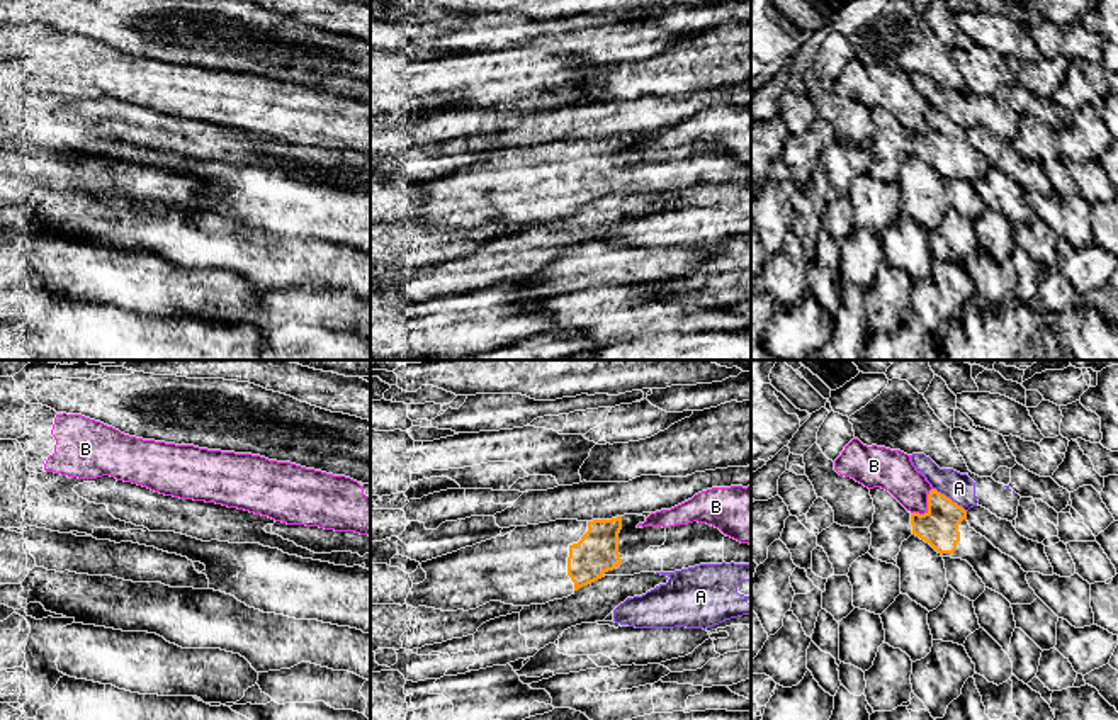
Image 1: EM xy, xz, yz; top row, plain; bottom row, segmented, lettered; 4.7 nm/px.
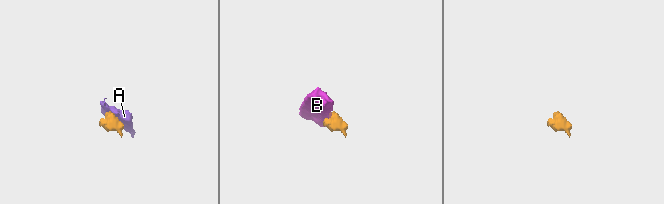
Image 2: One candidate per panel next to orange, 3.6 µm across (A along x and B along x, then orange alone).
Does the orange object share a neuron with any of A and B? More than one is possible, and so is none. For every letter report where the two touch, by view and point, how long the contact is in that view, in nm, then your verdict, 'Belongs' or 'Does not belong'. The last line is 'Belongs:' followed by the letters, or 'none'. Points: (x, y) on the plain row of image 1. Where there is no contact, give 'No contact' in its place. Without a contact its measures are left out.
A: Touches orange at yz (948, 118). Shared border 200 nm. Does not belong
B: Touches orange at yz (928, 126). Shared border 160 nm. Belongs
Belongs: B

